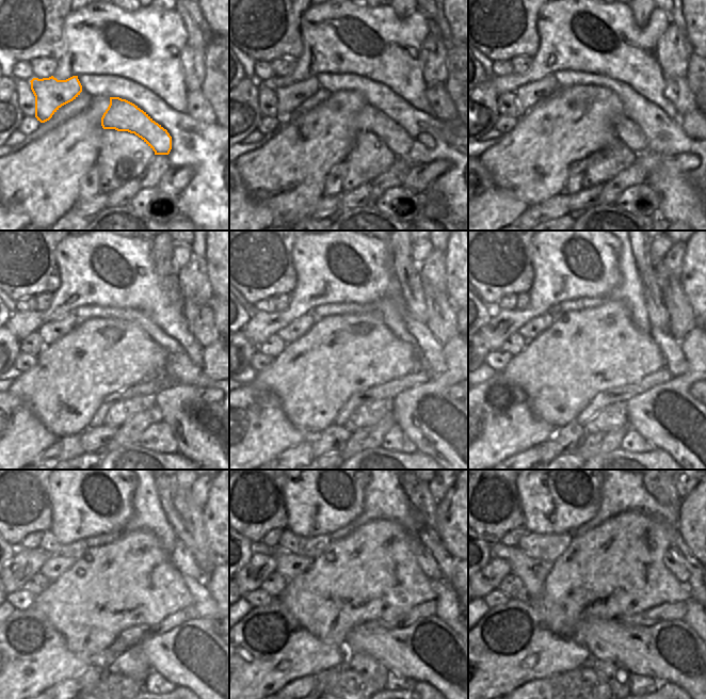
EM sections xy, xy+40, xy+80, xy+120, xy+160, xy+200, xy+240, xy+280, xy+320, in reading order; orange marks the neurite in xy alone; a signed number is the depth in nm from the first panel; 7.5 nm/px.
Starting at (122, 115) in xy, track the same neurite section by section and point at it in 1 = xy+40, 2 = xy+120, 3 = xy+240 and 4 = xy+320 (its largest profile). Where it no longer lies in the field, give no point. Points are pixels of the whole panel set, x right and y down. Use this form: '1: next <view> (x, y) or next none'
1: next xy+40 (369, 118)
2: next xy+120 (207, 434)
3: next xy+240 (192, 654)
4: next xy+320 (670, 651)

